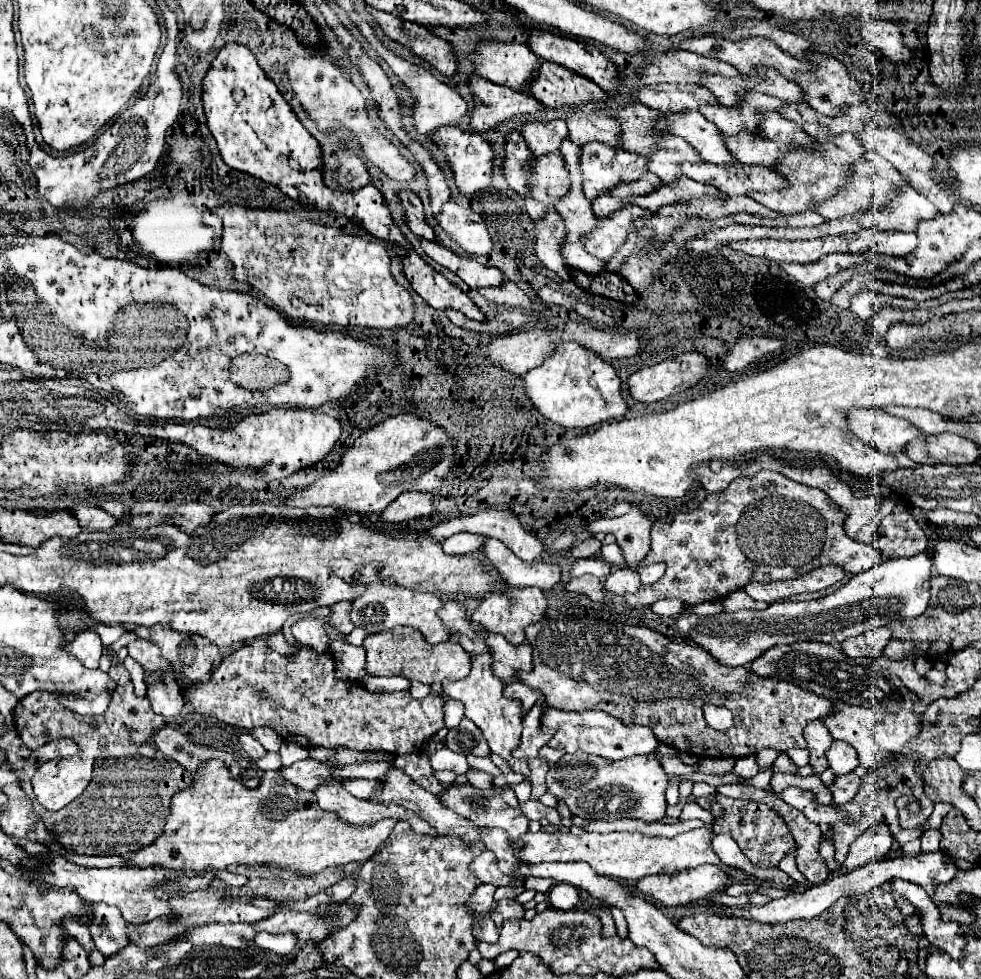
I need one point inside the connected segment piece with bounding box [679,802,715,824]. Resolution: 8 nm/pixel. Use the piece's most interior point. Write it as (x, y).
(691, 810)

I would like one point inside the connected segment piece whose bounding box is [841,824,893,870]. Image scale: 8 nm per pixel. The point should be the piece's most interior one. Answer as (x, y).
(873, 843)

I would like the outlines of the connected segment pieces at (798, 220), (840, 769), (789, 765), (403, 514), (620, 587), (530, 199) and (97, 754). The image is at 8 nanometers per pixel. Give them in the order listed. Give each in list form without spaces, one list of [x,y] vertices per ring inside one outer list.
[[[803,212],[803,214],[787,216],[785,226],[819,226],[819,224],[825,224],[825,222],[827,220],[817,212]]]
[[[833,740],[829,752],[827,752],[829,768],[839,776],[839,774],[849,774],[859,766],[857,752],[851,744],[845,744],[841,740]]]
[[[779,754],[775,764],[773,764],[773,772],[785,772],[785,774],[795,774],[797,766],[793,764],[793,760],[787,754]]]
[[[403,492],[379,516],[381,522],[403,522],[435,514],[429,492]]]
[[[619,568],[605,578],[605,590],[619,594],[619,596],[633,594],[639,590],[639,586],[641,586],[641,582],[639,582],[637,572],[631,572],[629,568]]]
[[[549,154],[537,158],[533,164],[533,194],[525,198],[529,216],[535,222],[541,222],[549,212],[555,212],[555,202],[569,194],[571,178],[565,168],[561,154]]]
[[[131,686],[115,688],[107,712],[95,718],[87,718],[65,708],[59,701],[59,695],[55,692],[35,691],[17,703],[14,710],[16,730],[28,748],[35,750],[49,741],[71,738],[79,746],[77,756],[91,764],[95,758],[119,758],[137,754],[139,746],[147,742],[165,722],[161,716],[151,712],[147,698],[133,694]]]

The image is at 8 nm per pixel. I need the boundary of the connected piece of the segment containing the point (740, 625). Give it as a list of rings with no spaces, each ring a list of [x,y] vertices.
[[[927,552],[911,558],[891,558],[873,566],[871,570],[851,576],[845,586],[819,600],[783,600],[765,610],[721,612],[715,616],[683,612],[675,616],[675,628],[691,642],[705,648],[723,666],[737,668],[747,666],[775,644],[793,644],[801,640],[825,644],[843,642],[851,636],[859,636],[861,632],[875,630],[901,618],[917,618],[925,612],[929,602],[929,578],[931,568]]]

